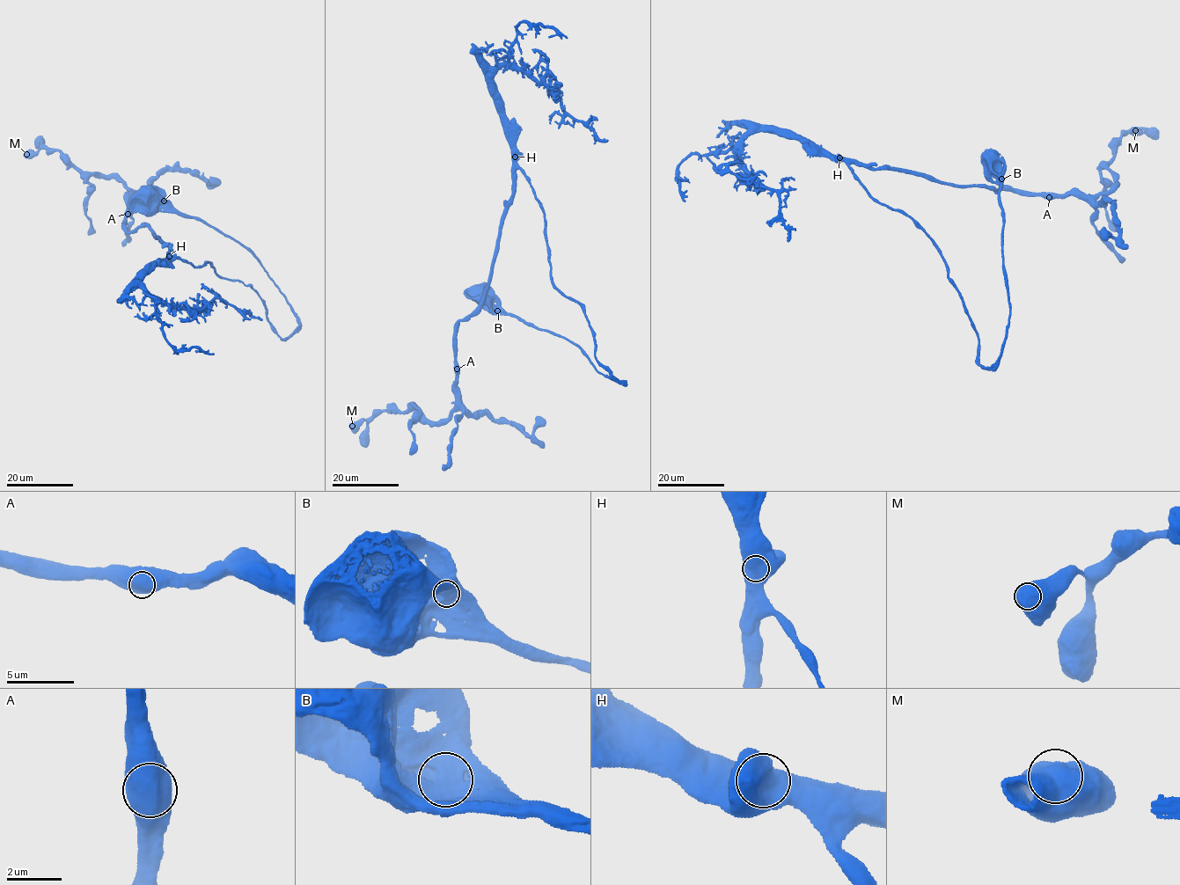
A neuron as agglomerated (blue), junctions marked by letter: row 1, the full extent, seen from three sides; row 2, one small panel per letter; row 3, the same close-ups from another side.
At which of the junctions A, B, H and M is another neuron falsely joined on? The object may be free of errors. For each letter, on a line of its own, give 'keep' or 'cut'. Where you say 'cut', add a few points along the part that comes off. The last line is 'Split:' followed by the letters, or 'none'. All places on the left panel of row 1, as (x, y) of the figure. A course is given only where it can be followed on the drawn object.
A: keep
B: keep
H: keep
M: keep
Split: none

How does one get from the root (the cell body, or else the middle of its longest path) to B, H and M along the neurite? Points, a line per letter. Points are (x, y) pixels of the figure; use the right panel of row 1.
B: (989, 157), (986, 156), (985, 159), (1001, 178)
H: (989, 157), (1000, 179), (1010, 310), (1001, 356), (985, 368), (935, 245), (911, 217), (874, 201), (839, 157)
M: (989, 157), (1010, 310), (985, 368), (935, 245), (849, 164), (1094, 195), (1114, 186), (1108, 162), (1135, 130)

